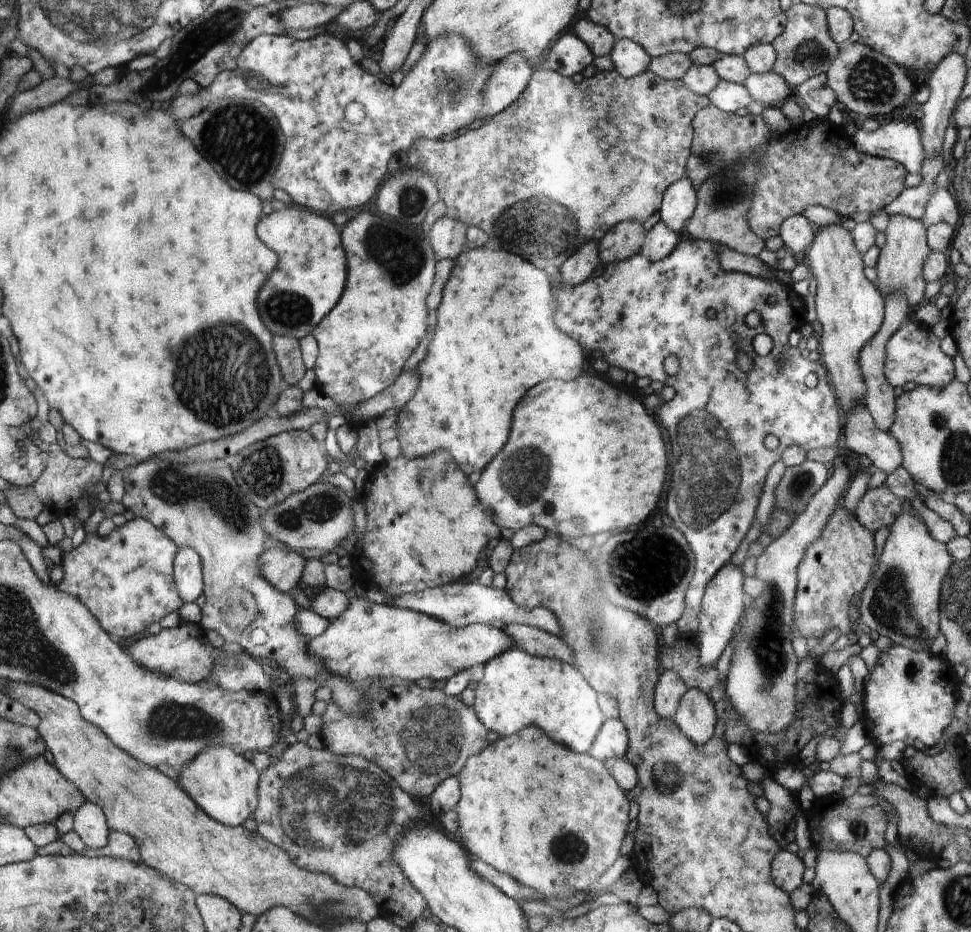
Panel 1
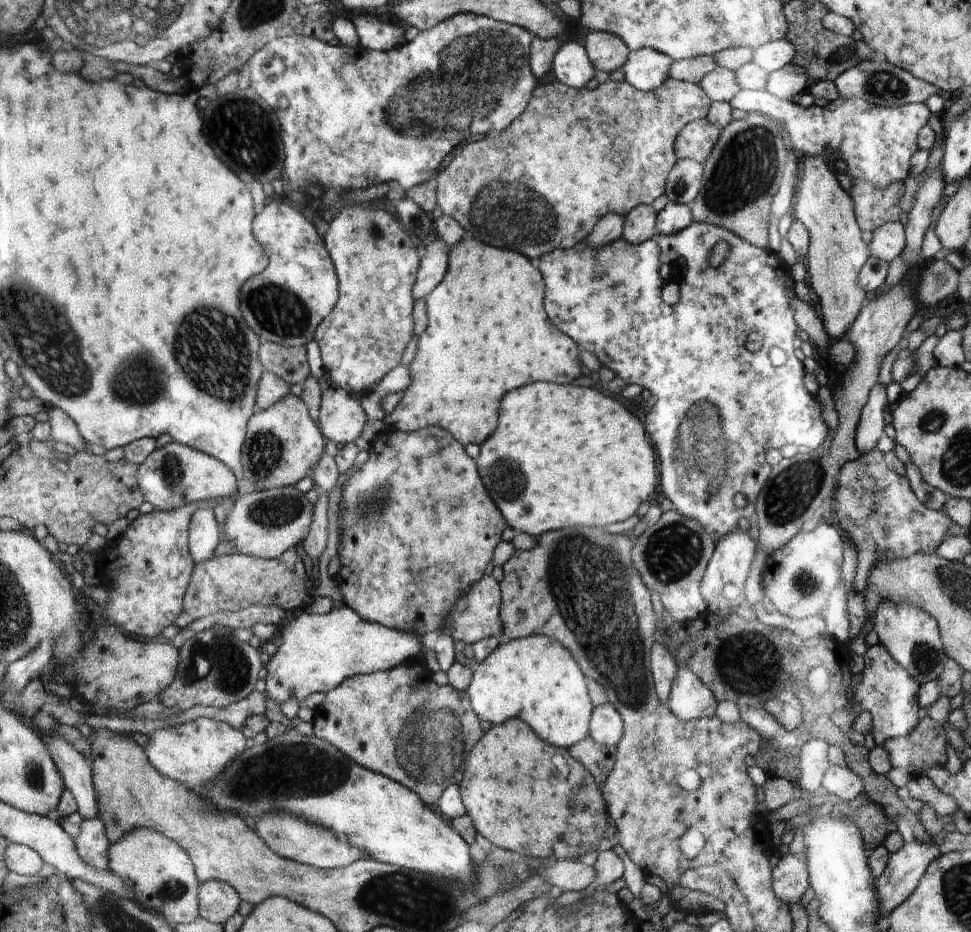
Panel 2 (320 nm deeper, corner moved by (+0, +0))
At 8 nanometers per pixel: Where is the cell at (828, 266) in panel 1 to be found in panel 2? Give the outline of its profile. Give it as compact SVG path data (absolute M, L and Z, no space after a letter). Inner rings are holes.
M796 157L795 183L791 198L791 210L793 219L799 220L809 232L809 251L805 259L807 270L807 284L814 298L814 304L819 312L826 334L830 340L845 338L850 327L854 324L858 313L865 301L869 298L857 285L858 273L866 259L870 256L867 245L862 241L862 230L854 215L853 200L848 191L842 188L838 180L830 171L824 157Z

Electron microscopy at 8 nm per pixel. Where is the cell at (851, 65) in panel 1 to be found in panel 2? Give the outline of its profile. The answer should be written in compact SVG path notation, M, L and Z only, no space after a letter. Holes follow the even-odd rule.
M881 57L858 63L844 71L836 77L835 85L840 97L845 99L861 98L870 104L881 107L894 108L908 103L925 103L932 94L941 96L941 92L934 85L915 77L907 70L890 64Z

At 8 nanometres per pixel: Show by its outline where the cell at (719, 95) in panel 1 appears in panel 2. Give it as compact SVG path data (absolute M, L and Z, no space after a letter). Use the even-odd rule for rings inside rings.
M742 88L729 103L732 108L739 108L748 113L762 113L774 119L783 128L791 156L824 157L831 167L830 171L846 191L851 189L853 179L862 179L879 189L886 189L892 182L902 182L905 192L904 179L911 174L910 161L912 155L919 149L917 138L920 129L928 123L931 113L925 103L908 103L893 108L876 106L861 98L845 99L840 96L826 106L814 104L805 107L794 100L778 98L766 90L752 91Z

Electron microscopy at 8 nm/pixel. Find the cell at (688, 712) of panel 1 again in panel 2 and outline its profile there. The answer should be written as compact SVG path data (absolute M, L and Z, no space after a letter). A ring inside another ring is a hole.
M690 641L677 648L675 661L678 670L666 700L672 714L683 721L714 716L718 704L714 693L686 666L694 649Z

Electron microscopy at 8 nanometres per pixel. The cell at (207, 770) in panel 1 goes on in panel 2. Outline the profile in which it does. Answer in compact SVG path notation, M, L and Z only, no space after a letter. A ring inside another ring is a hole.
M200 717L183 725L158 729L149 736L149 743L145 744L144 750L149 762L158 766L160 774L184 782L204 796L205 786L216 780L234 758L245 752L246 740L240 729L213 718Z

